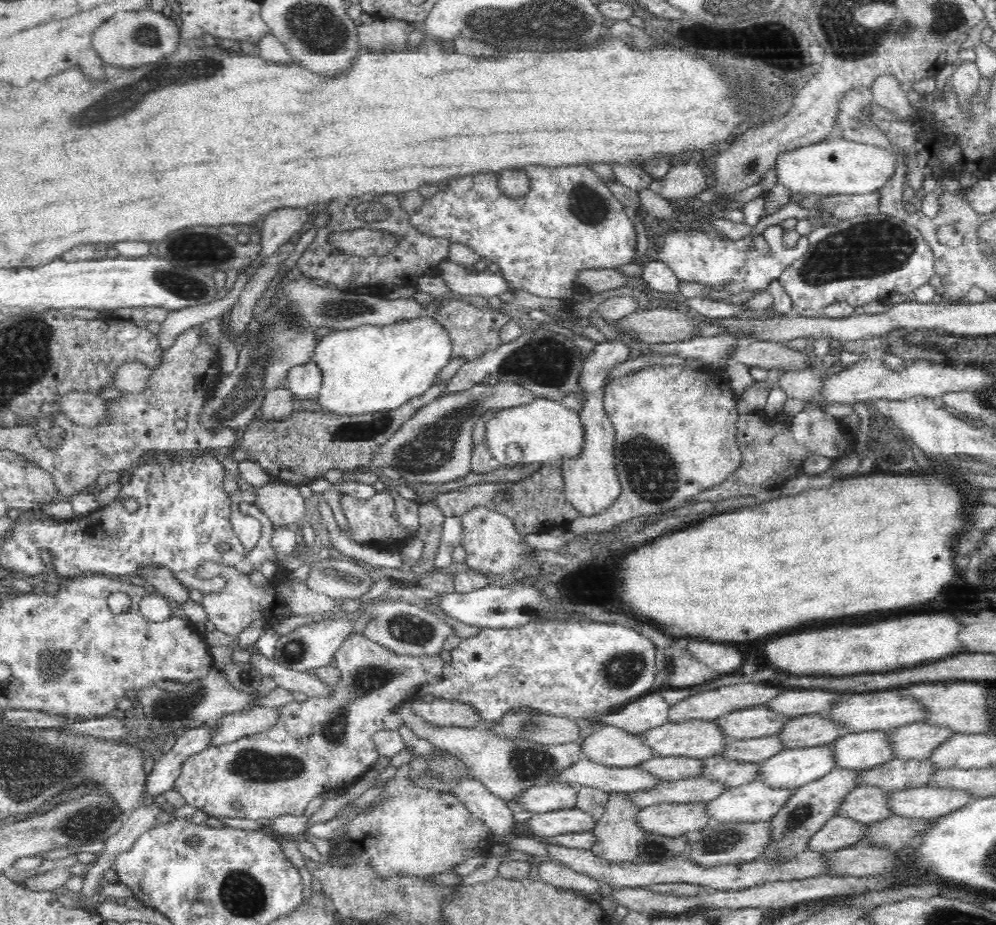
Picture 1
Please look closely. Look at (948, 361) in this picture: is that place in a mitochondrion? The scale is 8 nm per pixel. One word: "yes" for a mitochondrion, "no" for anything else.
no

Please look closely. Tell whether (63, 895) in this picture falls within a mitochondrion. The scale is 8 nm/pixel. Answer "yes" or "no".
no

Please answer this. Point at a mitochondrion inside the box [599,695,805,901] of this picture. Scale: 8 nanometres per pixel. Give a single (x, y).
(724, 841)

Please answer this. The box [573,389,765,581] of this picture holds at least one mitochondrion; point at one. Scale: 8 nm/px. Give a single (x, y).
(650, 469)

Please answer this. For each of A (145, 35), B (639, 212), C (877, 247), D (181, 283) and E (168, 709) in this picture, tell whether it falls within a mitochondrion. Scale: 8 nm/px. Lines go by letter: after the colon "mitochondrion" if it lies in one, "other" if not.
A: mitochondrion
B: other
C: mitochondrion
D: mitochondrion
E: mitochondrion

